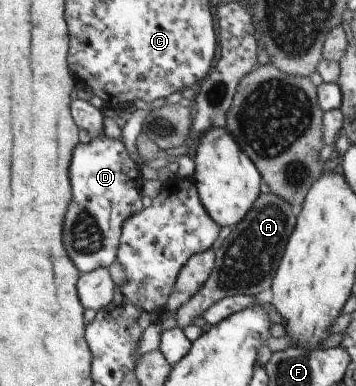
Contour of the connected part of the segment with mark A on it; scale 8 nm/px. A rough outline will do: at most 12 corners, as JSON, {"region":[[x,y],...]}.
{"region":[[261,194],[174,314],[192,325],[224,298],[271,290],[298,211]]}

